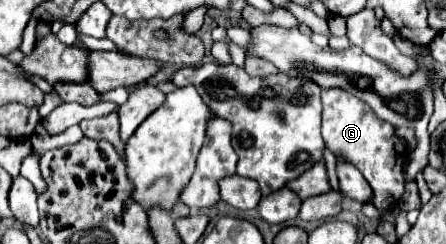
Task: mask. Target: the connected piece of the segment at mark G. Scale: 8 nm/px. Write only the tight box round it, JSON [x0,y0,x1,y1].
[321,89,407,209]

